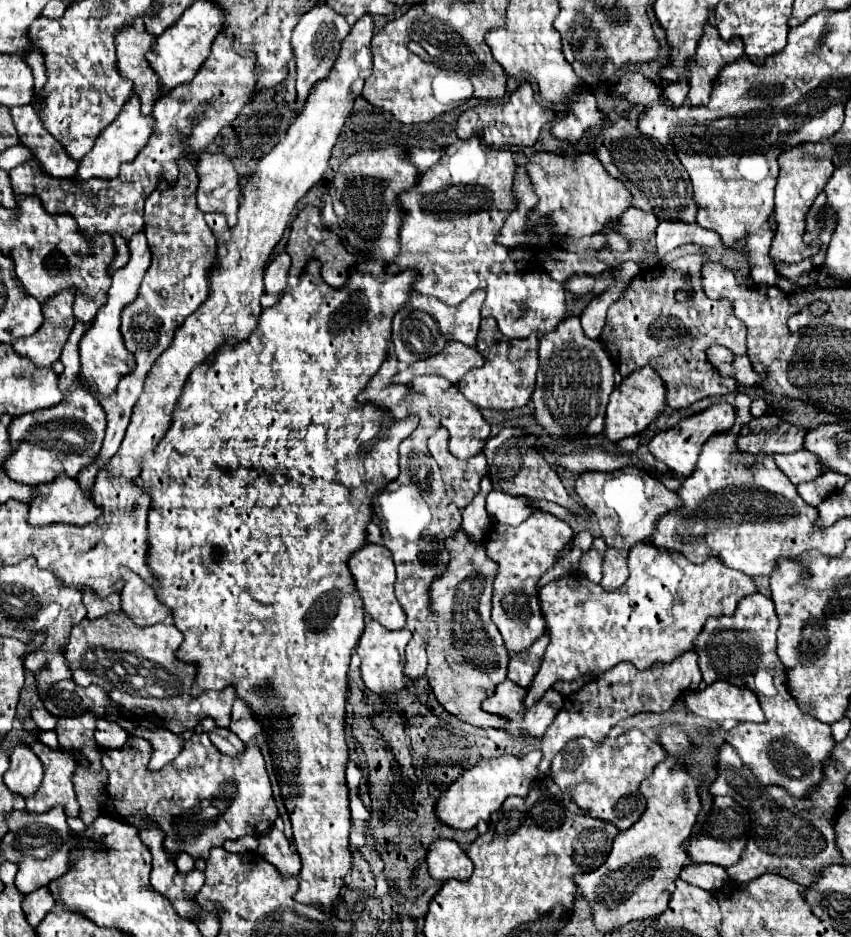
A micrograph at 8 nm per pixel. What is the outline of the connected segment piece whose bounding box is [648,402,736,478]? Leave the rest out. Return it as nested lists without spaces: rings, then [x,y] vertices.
[[[720,402],[720,404],[712,404],[710,408],[702,410],[700,414],[694,414],[690,418],[680,420],[674,428],[660,432],[652,438],[652,442],[648,444],[650,454],[662,462],[668,464],[668,468],[678,476],[678,478],[688,478],[698,462],[698,456],[702,452],[702,446],[706,444],[706,440],[718,432],[726,432],[728,428],[734,426],[736,420],[736,412],[728,402]]]

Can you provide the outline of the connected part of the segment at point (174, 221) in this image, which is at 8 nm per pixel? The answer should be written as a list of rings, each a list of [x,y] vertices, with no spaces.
[[[182,156],[178,168],[178,180],[174,184],[162,182],[160,188],[146,200],[144,232],[148,244],[152,246],[152,264],[142,280],[138,298],[122,310],[120,324],[124,346],[128,352],[132,352],[136,366],[118,382],[118,390],[114,390],[114,394],[94,394],[106,412],[108,424],[102,452],[98,454],[94,464],[82,468],[82,472],[78,474],[78,480],[84,488],[92,488],[96,472],[118,452],[126,426],[130,422],[132,406],[136,404],[136,398],[144,388],[148,370],[154,366],[156,358],[172,344],[174,332],[178,326],[182,326],[184,318],[192,314],[200,304],[204,304],[210,294],[210,274],[216,266],[216,242],[212,230],[204,222],[204,212],[200,212],[200,208],[196,206],[198,174],[194,164]]]

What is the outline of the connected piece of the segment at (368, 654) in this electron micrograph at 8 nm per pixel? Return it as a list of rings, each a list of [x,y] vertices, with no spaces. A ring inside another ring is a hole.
[[[374,620],[366,624],[356,652],[362,658],[362,666],[360,666],[362,680],[368,686],[368,690],[372,690],[376,694],[388,694],[388,692],[400,692],[412,684],[412,680],[404,674],[404,666],[406,666],[404,648],[406,648],[408,640],[410,640],[410,630],[406,630],[406,628],[392,632]]]

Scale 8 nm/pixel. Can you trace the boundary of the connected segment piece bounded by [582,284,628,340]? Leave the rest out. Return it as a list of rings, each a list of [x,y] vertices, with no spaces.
[[[612,284],[606,294],[602,294],[596,300],[592,300],[588,304],[588,308],[582,312],[582,326],[584,326],[584,332],[588,334],[588,338],[600,340],[604,324],[606,324],[606,310],[608,310],[608,306],[612,302],[616,302],[616,298],[620,296],[620,290],[624,290],[626,286],[628,284],[620,284],[620,286]]]

